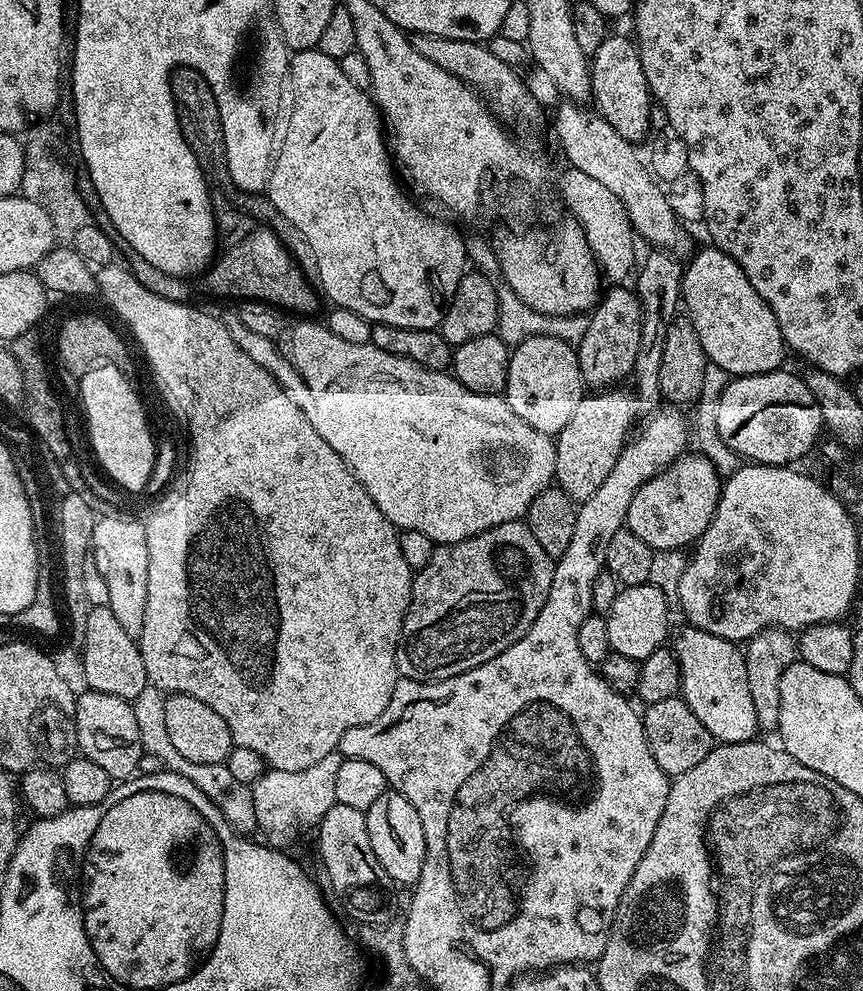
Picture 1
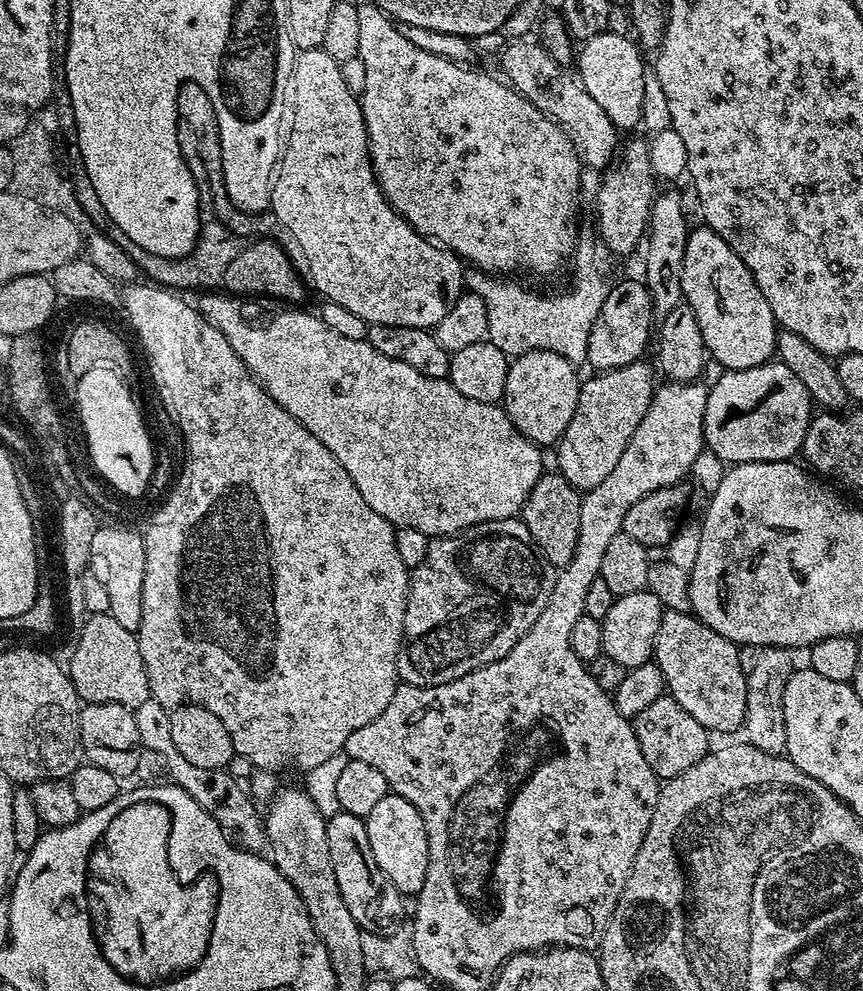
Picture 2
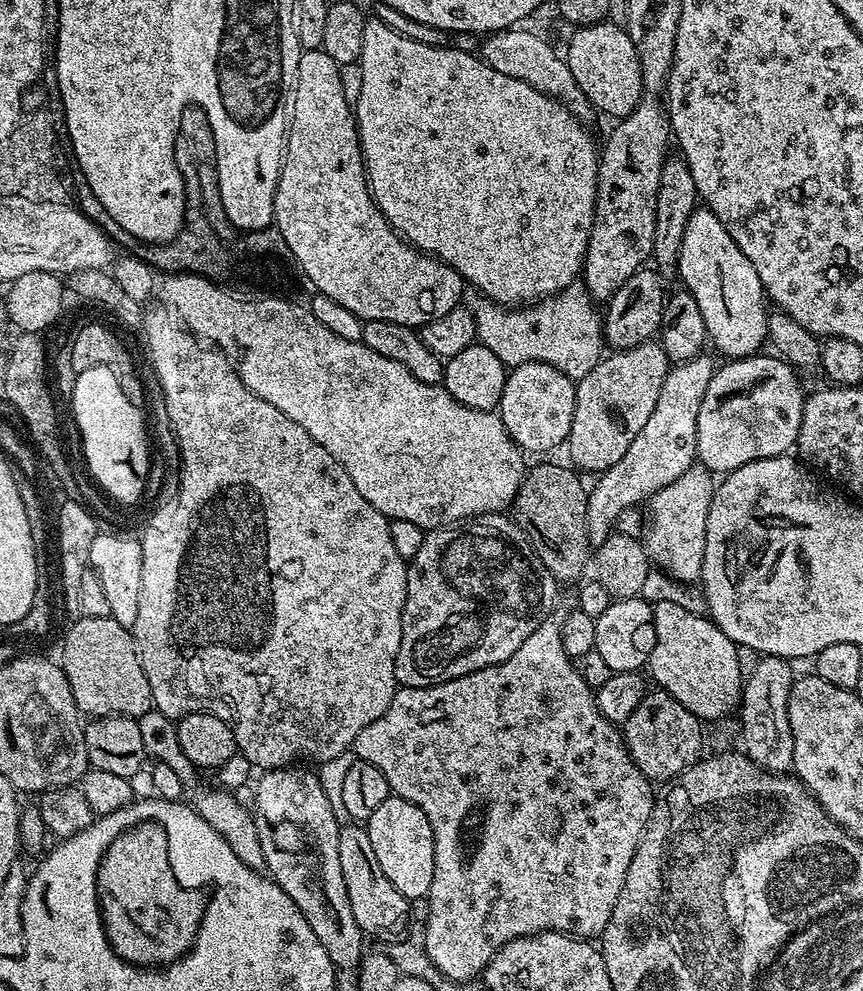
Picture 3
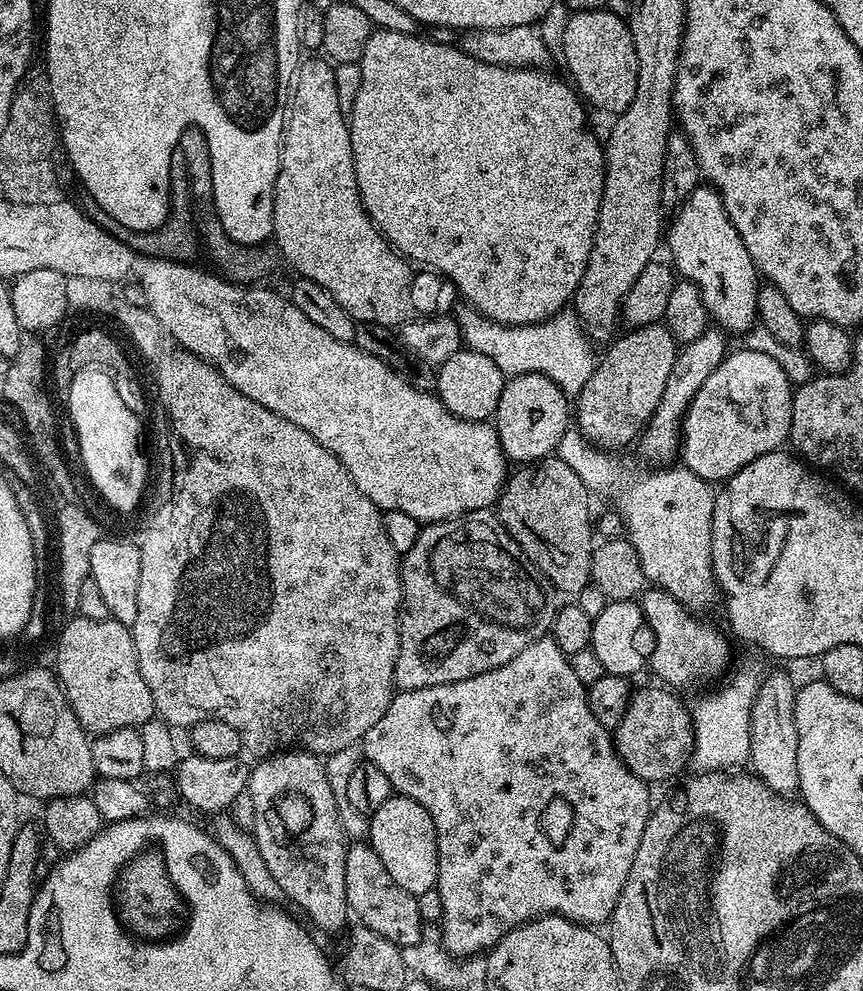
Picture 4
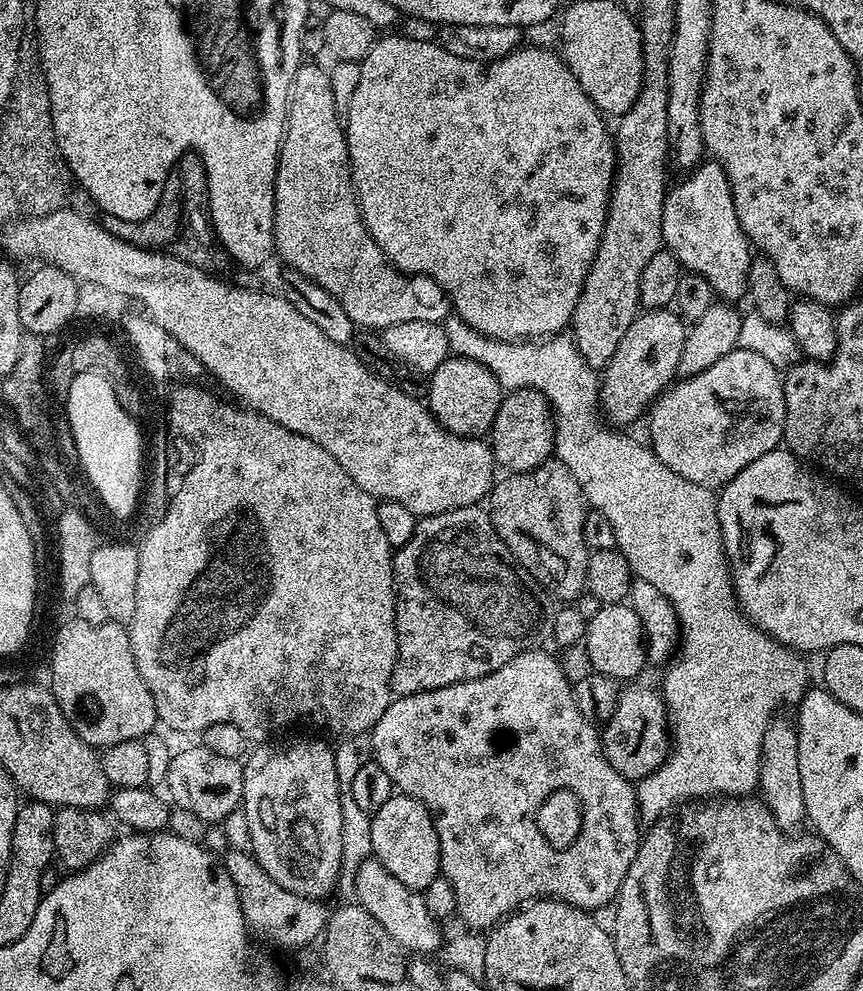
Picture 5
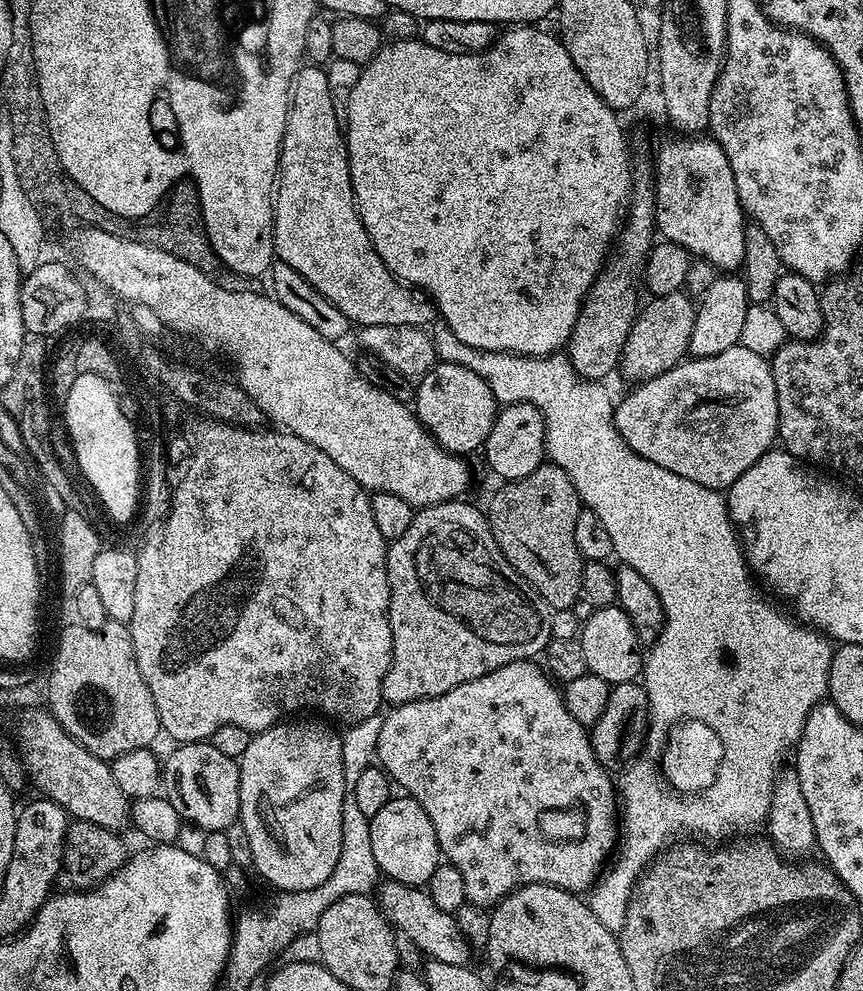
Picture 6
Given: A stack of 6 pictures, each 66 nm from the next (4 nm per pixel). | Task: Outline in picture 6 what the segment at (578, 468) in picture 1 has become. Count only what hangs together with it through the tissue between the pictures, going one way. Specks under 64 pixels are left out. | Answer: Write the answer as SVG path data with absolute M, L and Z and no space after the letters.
M687 291L671 292L665 296L652 296L648 308L639 309L626 338L622 372L632 382L643 382L670 370L688 356L690 334L694 330L697 305Z

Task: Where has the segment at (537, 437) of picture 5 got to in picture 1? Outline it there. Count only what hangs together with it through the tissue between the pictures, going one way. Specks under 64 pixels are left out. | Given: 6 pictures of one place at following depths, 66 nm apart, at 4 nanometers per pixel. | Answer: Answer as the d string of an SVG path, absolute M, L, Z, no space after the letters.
M531 336L511 349L502 395L510 410L514 410L526 426L534 426L534 430L553 438L559 436L585 394L580 353L569 341L553 336Z

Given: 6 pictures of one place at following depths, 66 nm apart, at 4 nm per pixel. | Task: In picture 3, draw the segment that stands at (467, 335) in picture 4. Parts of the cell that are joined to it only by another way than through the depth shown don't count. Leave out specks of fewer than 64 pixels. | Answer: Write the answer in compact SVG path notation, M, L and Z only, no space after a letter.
M583 283L566 286L555 296L527 306L496 304L471 286L465 287L462 300L474 318L478 343L498 354L509 369L537 360L562 370L575 382L590 374L602 358L602 316Z

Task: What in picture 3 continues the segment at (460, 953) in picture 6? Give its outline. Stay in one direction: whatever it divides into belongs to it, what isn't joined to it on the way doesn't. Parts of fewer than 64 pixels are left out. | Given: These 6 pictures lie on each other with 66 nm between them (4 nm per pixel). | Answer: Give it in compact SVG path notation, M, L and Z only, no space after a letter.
M348 822L341 827L340 837L338 838L338 859L342 861L342 878L346 878L346 894L350 894L350 906L354 910L354 922L358 922L358 926L363 932L365 932L369 937L372 936L392 936L388 938L396 938L401 935L400 932L404 928L404 923L408 920L408 906L410 906L410 900L405 897L403 894L399 893L398 890L394 888L393 882L390 882L388 878L386 878L386 874L382 872L382 868L378 864L377 855L374 854L374 849L370 844L370 838L368 837L368 829L367 827L361 826L356 822Z

